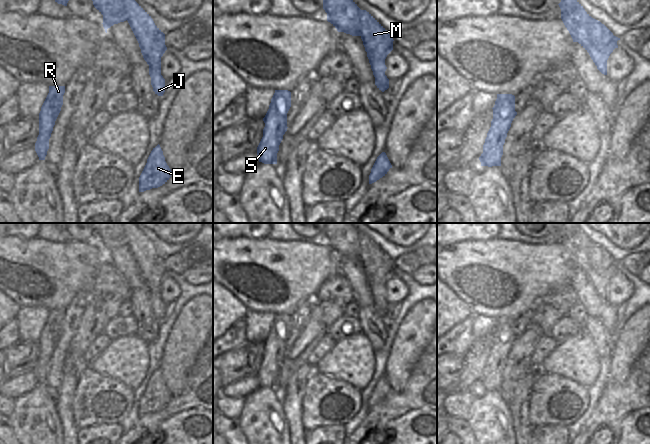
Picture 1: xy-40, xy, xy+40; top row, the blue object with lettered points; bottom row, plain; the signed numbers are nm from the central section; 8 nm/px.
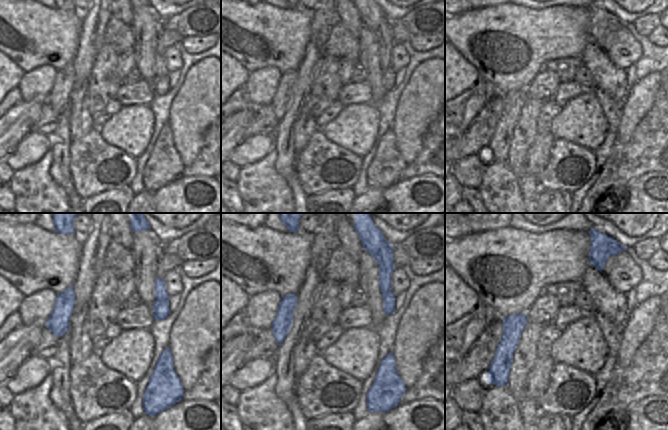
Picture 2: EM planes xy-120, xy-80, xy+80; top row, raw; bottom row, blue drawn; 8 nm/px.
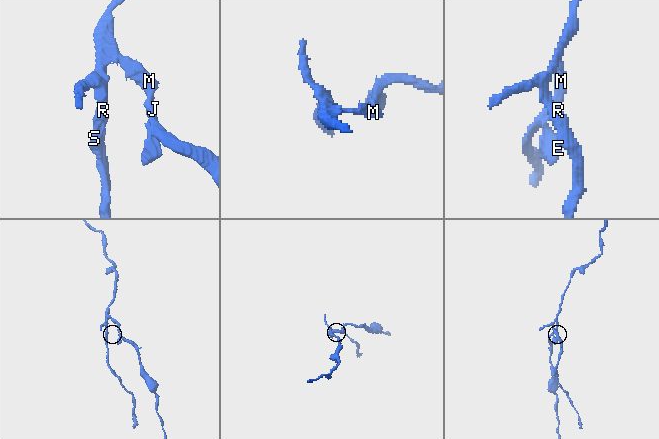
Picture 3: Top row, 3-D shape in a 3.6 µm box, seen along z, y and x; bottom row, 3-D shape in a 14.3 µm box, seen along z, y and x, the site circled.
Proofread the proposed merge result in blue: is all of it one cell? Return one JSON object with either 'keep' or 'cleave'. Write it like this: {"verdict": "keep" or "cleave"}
{"verdict": "cleave"}

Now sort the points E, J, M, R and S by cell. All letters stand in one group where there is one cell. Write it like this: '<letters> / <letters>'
E J M / R S

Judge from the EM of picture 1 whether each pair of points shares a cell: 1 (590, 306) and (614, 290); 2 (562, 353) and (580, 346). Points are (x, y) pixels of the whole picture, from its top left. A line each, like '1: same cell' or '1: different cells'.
1: different cells
2: same cell

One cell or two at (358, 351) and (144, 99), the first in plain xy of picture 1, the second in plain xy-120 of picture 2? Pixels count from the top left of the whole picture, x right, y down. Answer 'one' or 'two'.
two

